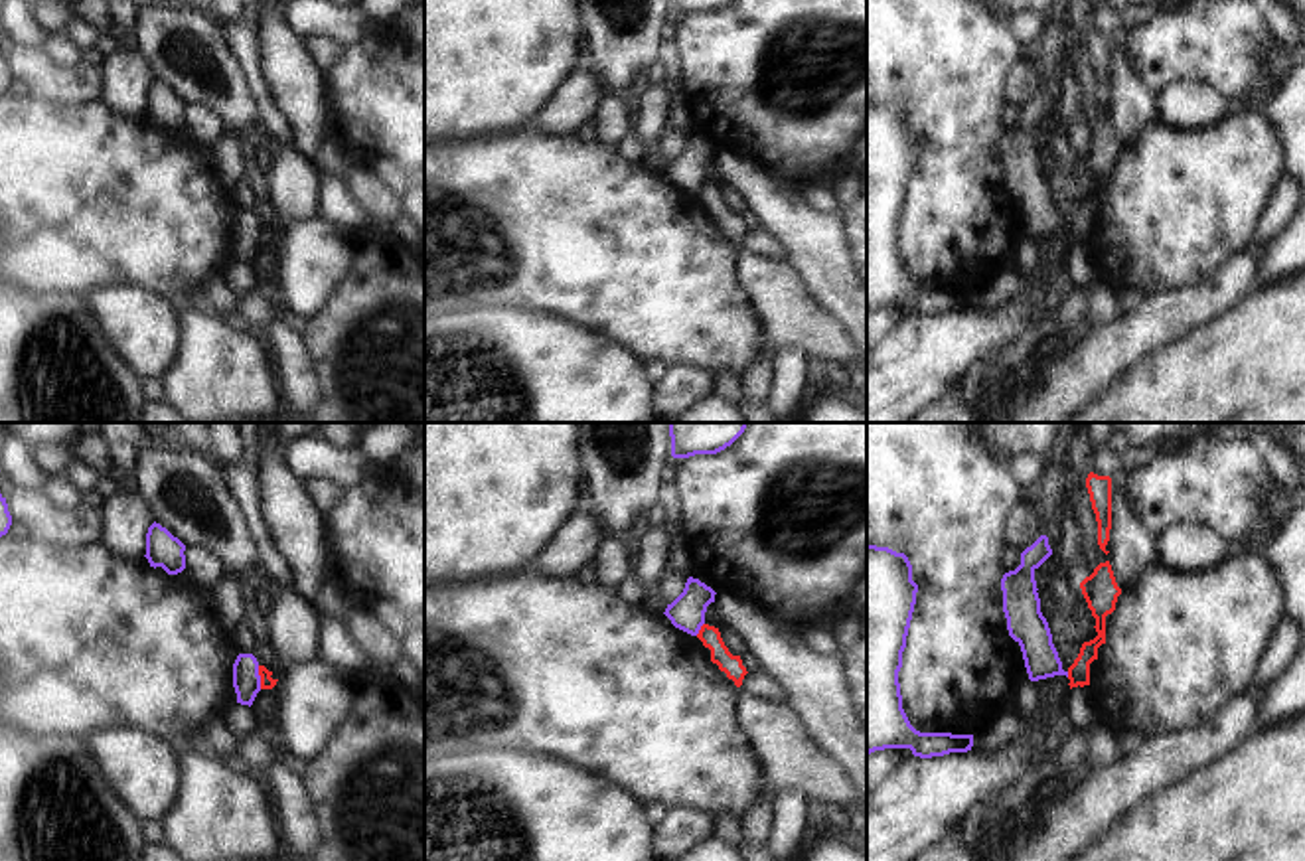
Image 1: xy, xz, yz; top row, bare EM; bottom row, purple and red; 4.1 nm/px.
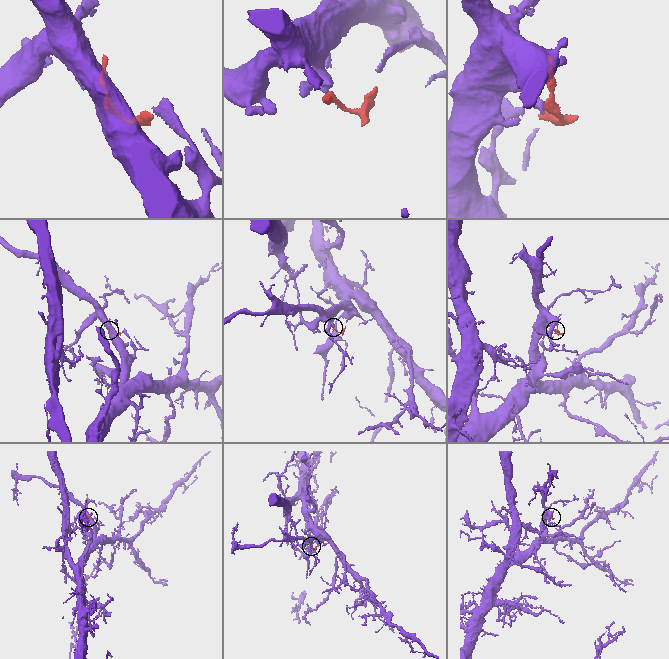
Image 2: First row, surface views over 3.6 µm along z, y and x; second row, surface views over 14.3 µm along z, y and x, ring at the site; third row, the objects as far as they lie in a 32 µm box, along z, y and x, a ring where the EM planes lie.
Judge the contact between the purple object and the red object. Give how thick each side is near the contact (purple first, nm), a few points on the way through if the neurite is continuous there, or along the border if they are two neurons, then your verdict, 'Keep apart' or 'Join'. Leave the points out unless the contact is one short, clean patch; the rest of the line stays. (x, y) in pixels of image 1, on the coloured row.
Thickness 110 nm (purple) against 60 nm. Boundary: xy (257, 666), (261, 688). Keep apart.

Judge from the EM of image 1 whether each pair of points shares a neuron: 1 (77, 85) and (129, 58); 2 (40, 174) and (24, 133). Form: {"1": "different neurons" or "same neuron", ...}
{"1": "different neurons", "2": "same neuron"}

